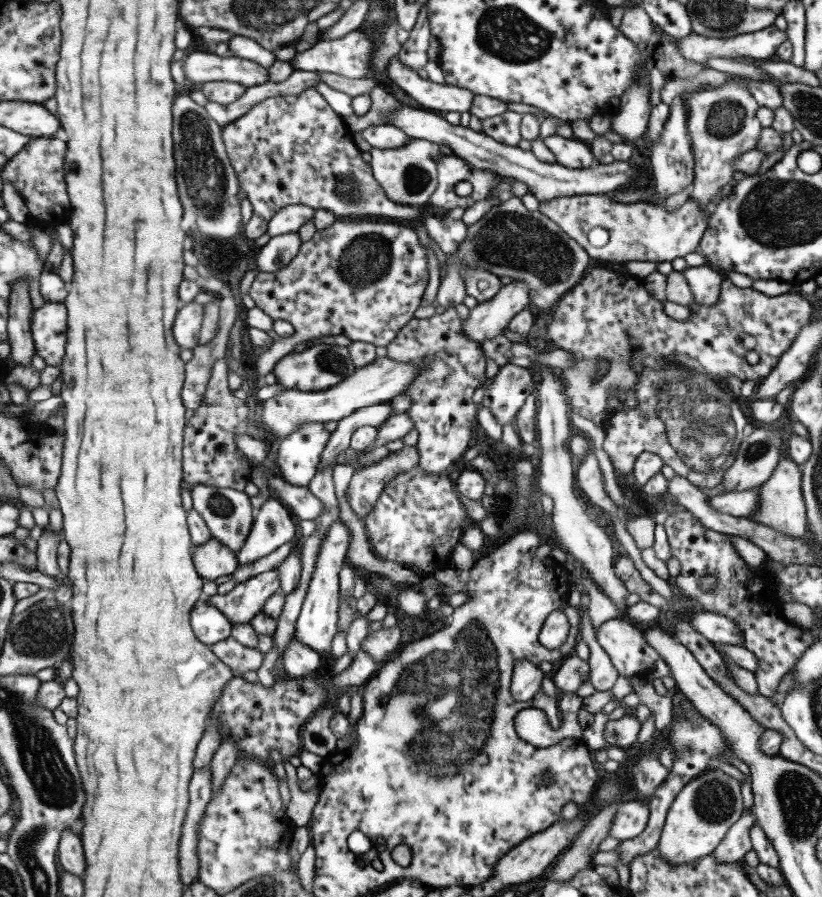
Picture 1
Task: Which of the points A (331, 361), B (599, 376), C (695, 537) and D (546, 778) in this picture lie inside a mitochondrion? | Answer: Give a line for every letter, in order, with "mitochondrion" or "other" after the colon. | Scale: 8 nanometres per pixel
A: mitochondrion
B: mitochondrion
C: other
D: other

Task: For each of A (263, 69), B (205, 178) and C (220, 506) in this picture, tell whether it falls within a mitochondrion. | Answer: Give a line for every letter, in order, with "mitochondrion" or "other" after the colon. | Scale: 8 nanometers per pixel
A: other
B: mitochondrion
C: mitochondrion

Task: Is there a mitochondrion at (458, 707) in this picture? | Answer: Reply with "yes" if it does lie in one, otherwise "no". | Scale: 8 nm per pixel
yes

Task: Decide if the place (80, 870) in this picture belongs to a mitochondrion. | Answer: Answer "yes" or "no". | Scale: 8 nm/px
no

